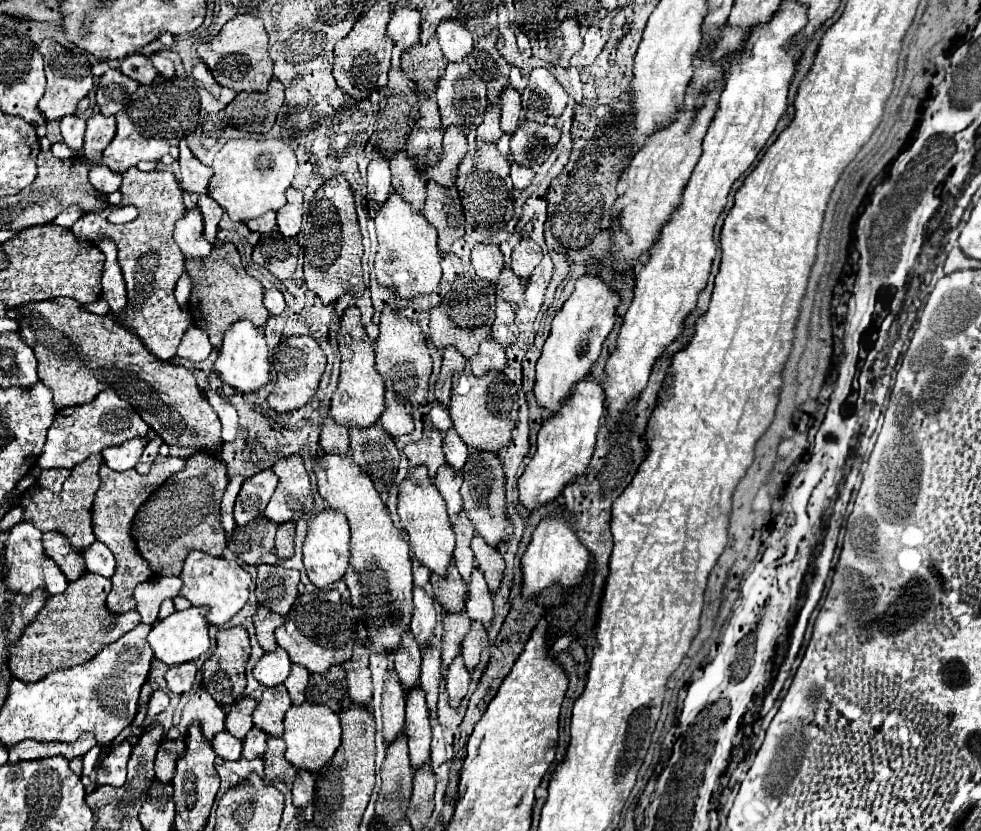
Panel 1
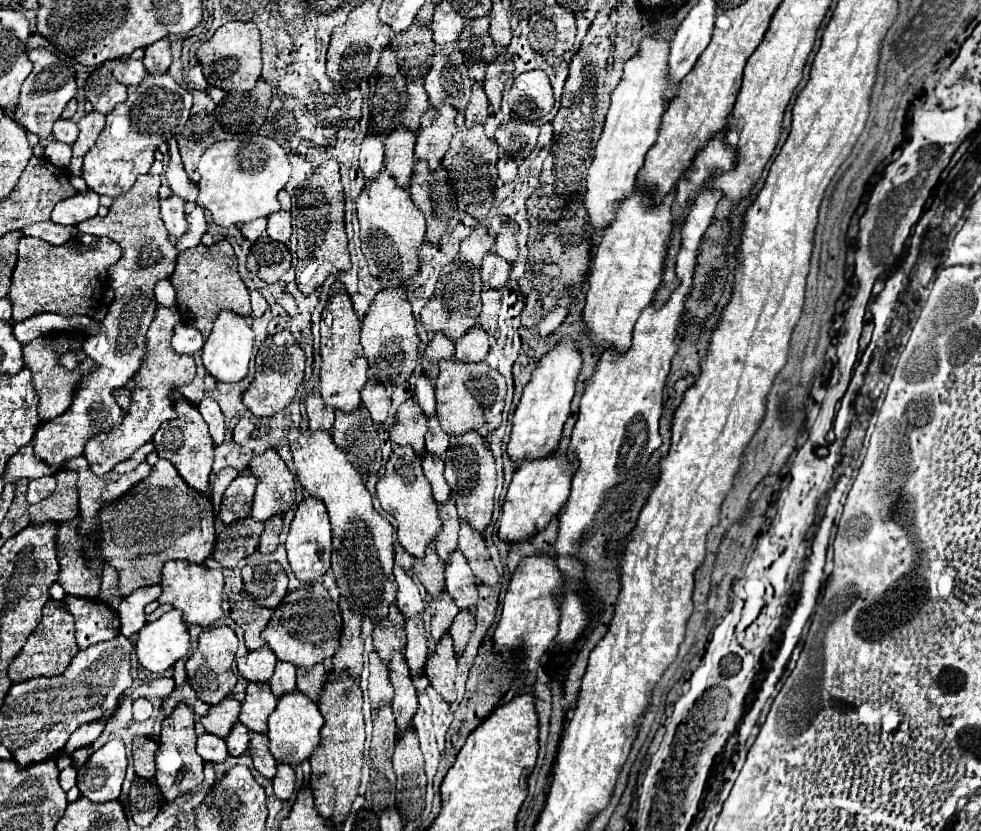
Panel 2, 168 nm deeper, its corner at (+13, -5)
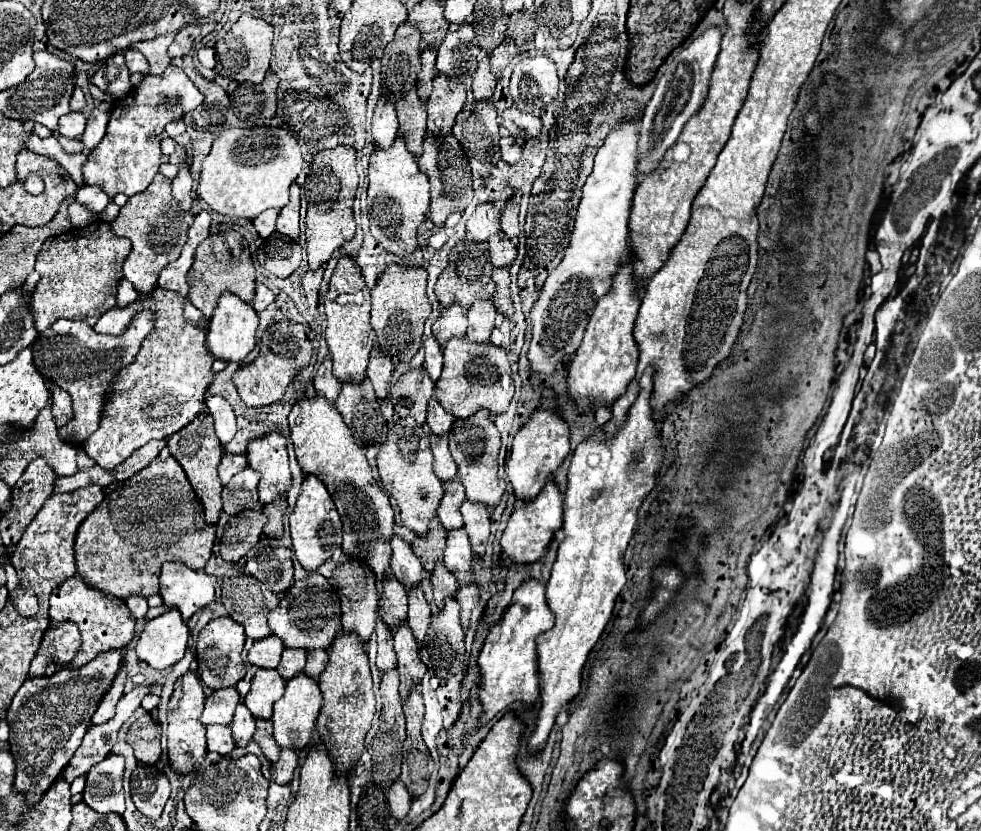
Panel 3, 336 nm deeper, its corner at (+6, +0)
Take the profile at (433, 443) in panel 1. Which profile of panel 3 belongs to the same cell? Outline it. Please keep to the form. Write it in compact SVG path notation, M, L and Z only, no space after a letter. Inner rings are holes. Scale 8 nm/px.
M424 366L410 368L390 388L390 396L400 414L410 414L416 422L426 422L426 406L432 398L434 382L430 380Z

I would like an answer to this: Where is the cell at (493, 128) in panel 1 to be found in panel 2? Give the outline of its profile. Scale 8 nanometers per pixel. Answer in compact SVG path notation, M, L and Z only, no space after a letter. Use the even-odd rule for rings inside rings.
M473 85L473 95L465 111L465 127L485 125L487 117L489 117L489 103L483 93L483 85Z

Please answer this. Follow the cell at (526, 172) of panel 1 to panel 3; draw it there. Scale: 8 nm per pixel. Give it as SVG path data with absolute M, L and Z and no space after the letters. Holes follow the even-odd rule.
M506 136L506 138L500 140L500 154L508 164L516 164L520 160L522 150L520 150L520 146L516 144L516 140L512 136Z

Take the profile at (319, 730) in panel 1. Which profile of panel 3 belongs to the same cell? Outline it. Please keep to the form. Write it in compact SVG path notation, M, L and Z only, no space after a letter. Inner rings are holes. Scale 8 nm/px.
M298 672L298 676L294 676L294 678L290 678L290 682L286 682L286 692L280 700L274 702L274 714L272 714L274 738L276 738L278 746L302 750L304 746L310 744L312 730L316 726L316 718L320 712L320 702L322 702L322 694L320 694L318 682L312 680L310 676L306 676L304 672Z

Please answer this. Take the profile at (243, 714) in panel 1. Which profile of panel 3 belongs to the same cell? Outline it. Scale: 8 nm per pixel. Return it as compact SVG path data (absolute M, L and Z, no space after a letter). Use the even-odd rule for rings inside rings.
M236 688L214 690L204 700L204 712L202 712L200 722L202 724L230 724L238 702L240 702L240 694L236 692Z

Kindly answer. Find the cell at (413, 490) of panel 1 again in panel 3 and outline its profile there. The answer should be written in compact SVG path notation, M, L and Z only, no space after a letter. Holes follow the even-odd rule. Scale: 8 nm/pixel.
M402 418L392 424L388 438L376 456L376 464L386 492L396 500L400 508L402 524L424 536L428 530L428 522L436 516L436 508L444 494L440 478L432 472L432 452L424 428L410 418Z

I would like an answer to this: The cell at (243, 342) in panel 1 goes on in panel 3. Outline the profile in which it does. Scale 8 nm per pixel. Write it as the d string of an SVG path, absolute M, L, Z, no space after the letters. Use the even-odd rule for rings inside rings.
M224 292L220 296L220 300L218 300L218 306L216 306L212 318L208 320L206 348L220 360L242 362L246 358L246 354L254 350L256 328L258 328L258 314L256 314L256 310L248 302L240 300L236 294Z

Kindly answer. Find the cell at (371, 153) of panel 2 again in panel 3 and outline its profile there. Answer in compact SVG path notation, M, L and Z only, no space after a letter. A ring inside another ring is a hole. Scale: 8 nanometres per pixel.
M380 98L376 104L374 120L372 120L372 136L378 148L390 148L396 134L398 134L396 106L388 98Z

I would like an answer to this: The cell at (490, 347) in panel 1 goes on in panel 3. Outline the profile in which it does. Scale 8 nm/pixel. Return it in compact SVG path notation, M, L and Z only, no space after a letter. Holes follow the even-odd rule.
M476 298L468 308L468 340L488 340L494 328L496 306L492 300Z

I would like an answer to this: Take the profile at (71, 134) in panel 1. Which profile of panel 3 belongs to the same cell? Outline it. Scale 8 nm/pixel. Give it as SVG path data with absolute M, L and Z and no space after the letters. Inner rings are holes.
M70 112L60 118L58 132L66 138L80 138L84 134L84 126L86 126L86 118L82 116L82 112Z

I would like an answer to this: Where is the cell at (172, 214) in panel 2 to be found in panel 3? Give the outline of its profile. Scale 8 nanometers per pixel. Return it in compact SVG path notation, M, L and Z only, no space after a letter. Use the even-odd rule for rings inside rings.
M188 162L180 164L180 170L178 170L176 178L172 180L172 194L184 210L192 208L192 172L190 172Z

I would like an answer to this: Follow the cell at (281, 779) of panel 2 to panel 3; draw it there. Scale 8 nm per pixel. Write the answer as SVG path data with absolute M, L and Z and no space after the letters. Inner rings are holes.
M282 748L282 754L278 758L276 764L272 764L270 768L270 776L276 784L288 784L292 780L292 772L298 764L298 758L296 758L296 752L290 750L290 748Z

